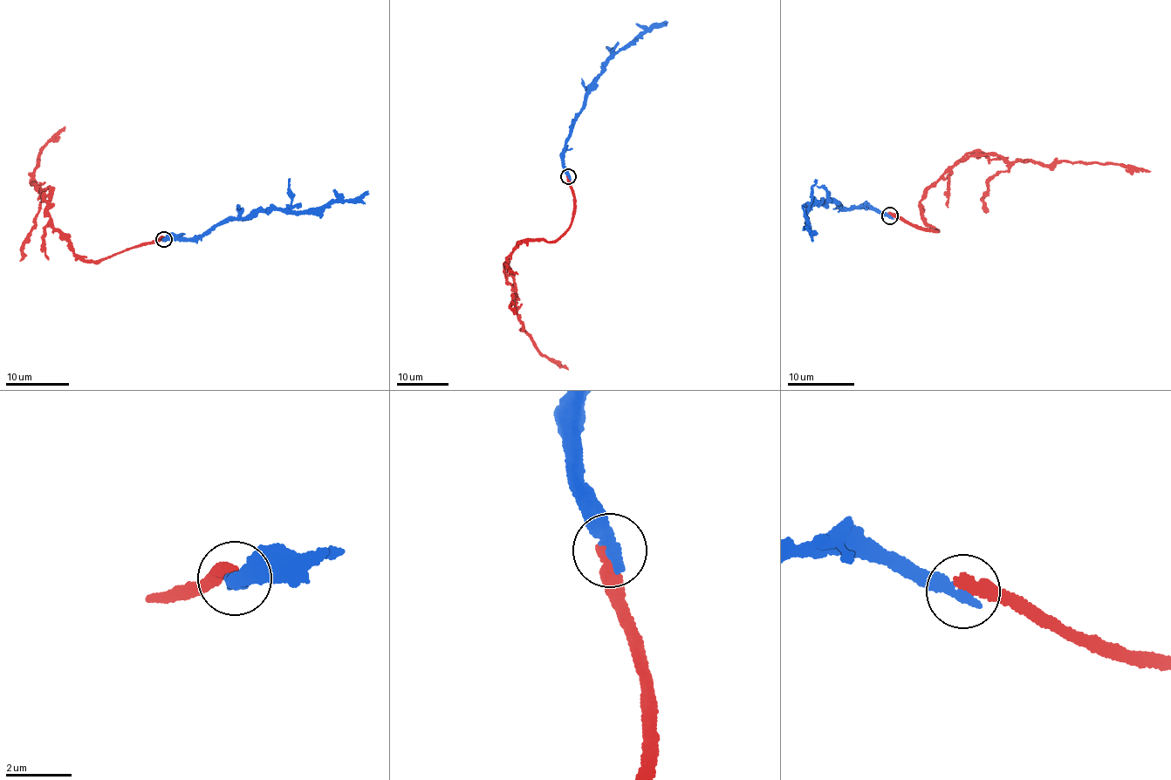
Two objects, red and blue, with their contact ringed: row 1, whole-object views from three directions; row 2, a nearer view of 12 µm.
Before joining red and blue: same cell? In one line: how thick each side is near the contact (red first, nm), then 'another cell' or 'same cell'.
calibres 460 and 380 nm; another cell

